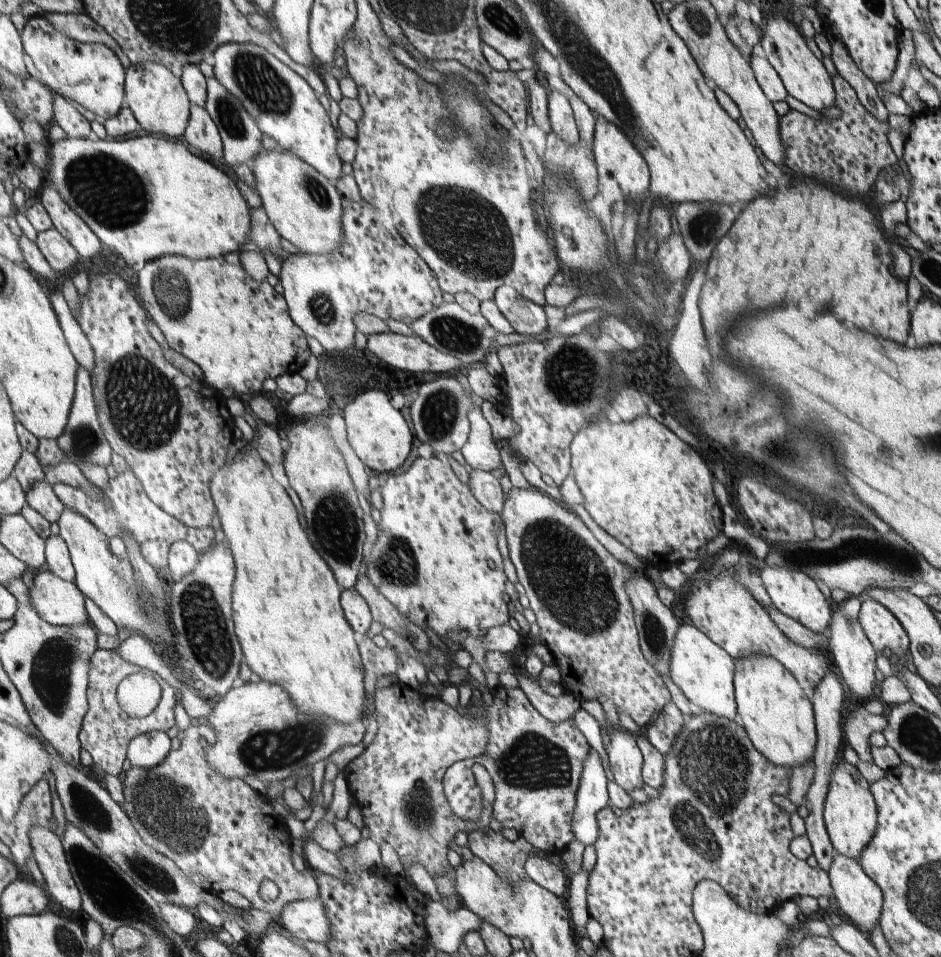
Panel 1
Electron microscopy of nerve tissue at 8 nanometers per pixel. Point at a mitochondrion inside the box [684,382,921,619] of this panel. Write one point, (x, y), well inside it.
(793, 454)

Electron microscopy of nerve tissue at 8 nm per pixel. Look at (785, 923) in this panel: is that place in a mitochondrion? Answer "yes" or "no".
no

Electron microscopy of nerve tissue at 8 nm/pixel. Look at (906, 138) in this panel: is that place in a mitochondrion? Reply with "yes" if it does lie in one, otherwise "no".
no

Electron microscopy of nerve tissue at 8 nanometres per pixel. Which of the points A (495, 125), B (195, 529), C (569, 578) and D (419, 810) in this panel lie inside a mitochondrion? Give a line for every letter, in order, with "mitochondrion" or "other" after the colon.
A: other
B: other
C: mitochondrion
D: mitochondrion

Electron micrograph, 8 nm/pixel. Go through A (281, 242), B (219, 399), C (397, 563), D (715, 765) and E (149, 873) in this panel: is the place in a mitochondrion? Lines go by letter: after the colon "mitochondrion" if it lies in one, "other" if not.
A: other
B: other
C: mitochondrion
D: mitochondrion
E: mitochondrion

